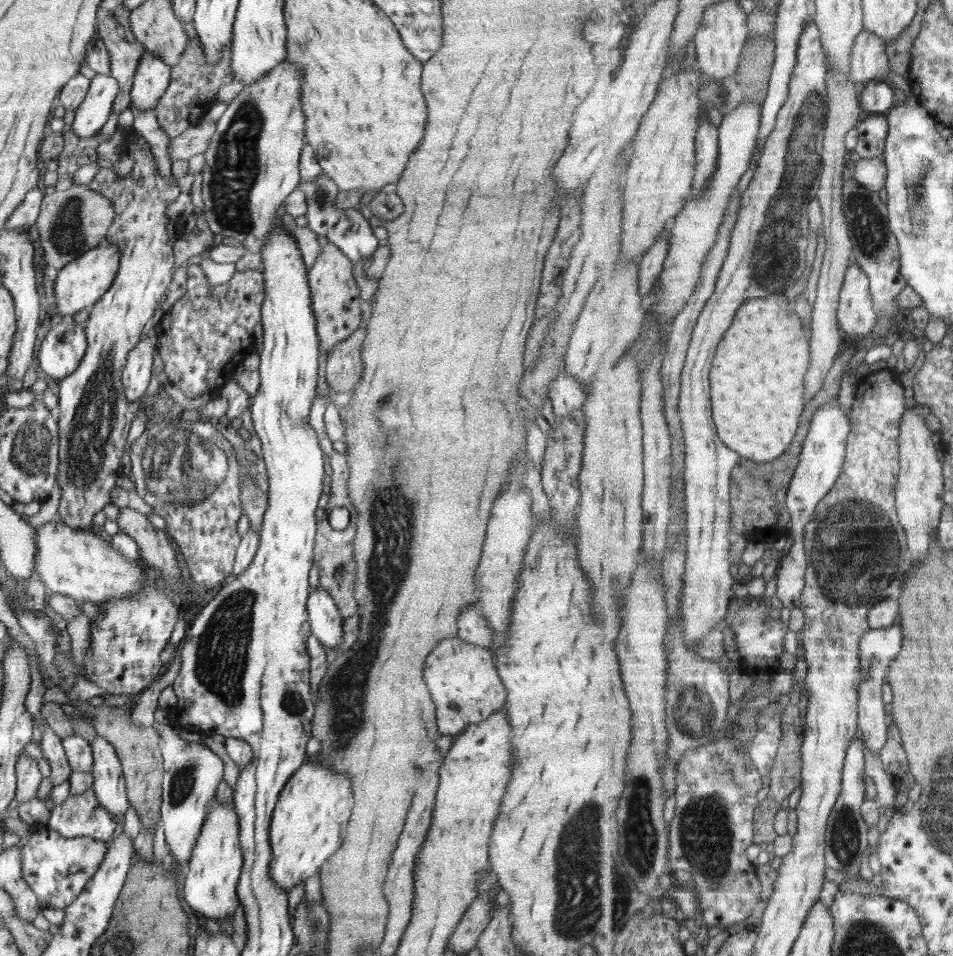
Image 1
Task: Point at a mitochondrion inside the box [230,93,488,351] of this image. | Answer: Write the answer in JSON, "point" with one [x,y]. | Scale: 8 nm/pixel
{"point":[322,196]}

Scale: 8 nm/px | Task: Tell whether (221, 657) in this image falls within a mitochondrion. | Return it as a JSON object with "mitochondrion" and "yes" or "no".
{"mitochondrion":"yes"}

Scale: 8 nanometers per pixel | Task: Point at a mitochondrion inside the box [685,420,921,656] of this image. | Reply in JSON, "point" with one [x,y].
{"point":[853,548]}

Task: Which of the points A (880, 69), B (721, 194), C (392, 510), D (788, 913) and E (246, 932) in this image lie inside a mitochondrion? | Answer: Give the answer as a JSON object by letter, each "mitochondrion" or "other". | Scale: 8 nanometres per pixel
{"A":"other","B":"other","C":"mitochondrion","D":"other","E":"other"}

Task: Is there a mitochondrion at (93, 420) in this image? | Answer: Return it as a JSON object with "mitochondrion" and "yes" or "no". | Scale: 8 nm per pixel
{"mitochondrion":"yes"}

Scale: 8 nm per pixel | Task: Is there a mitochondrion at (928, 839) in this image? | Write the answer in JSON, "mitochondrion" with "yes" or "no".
{"mitochondrion":"yes"}

